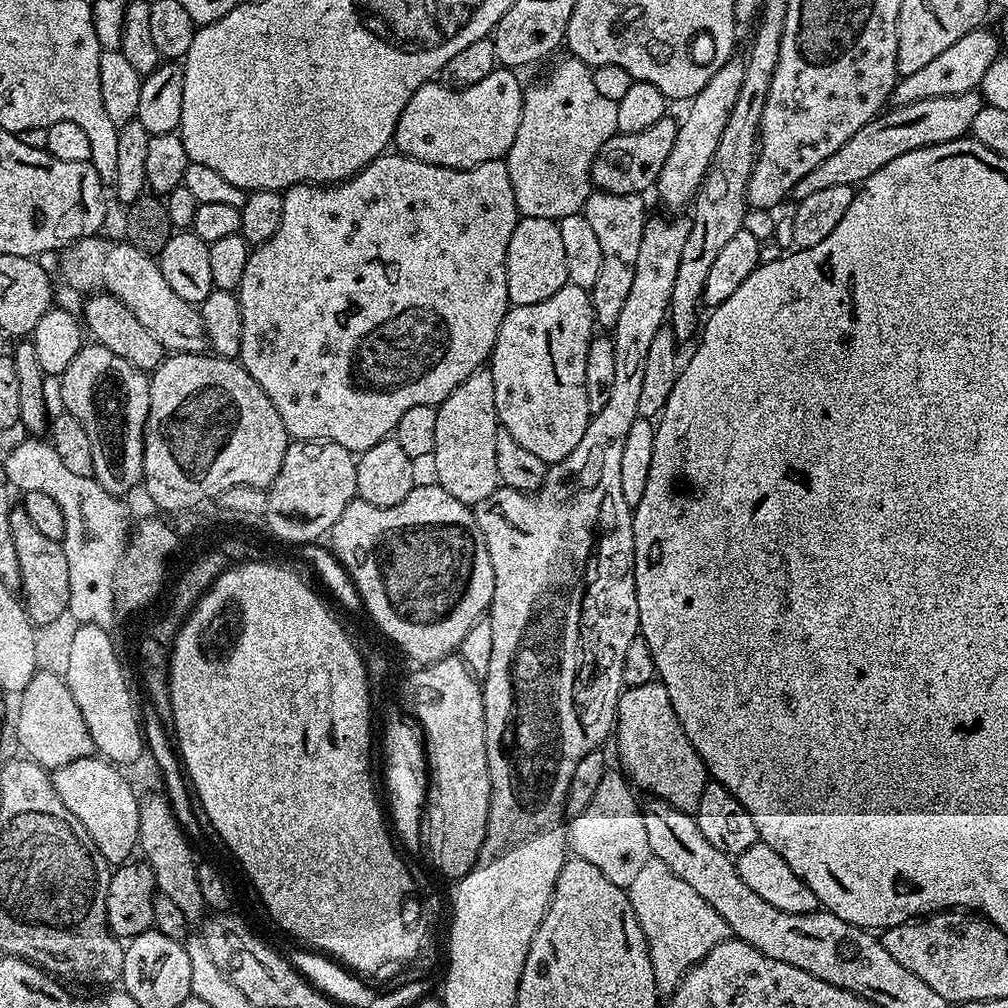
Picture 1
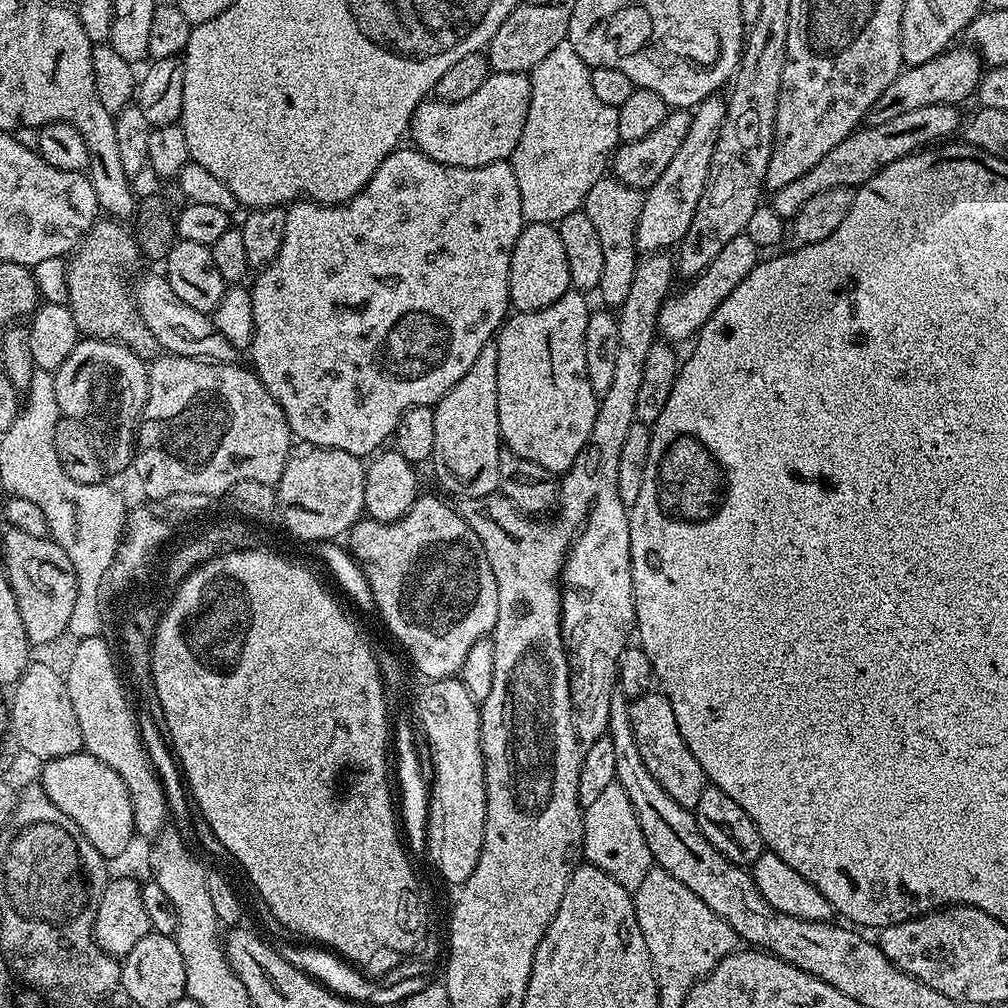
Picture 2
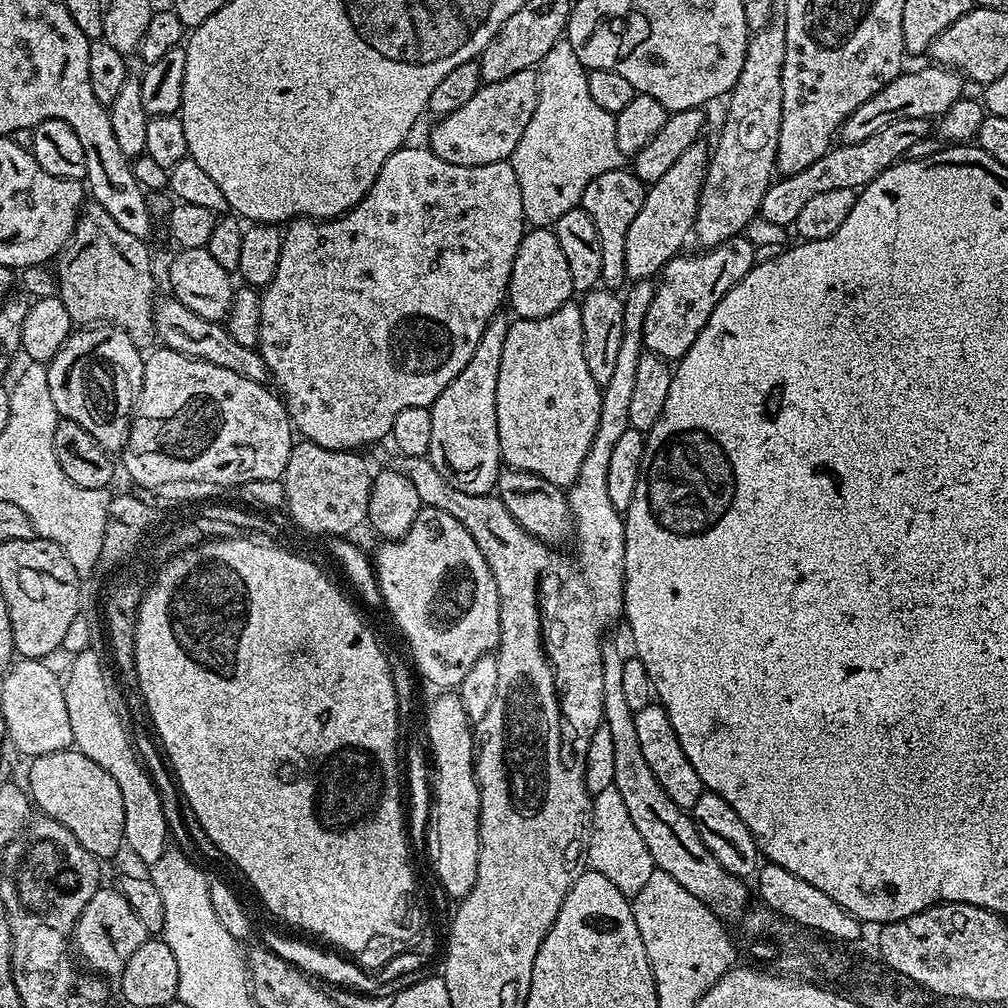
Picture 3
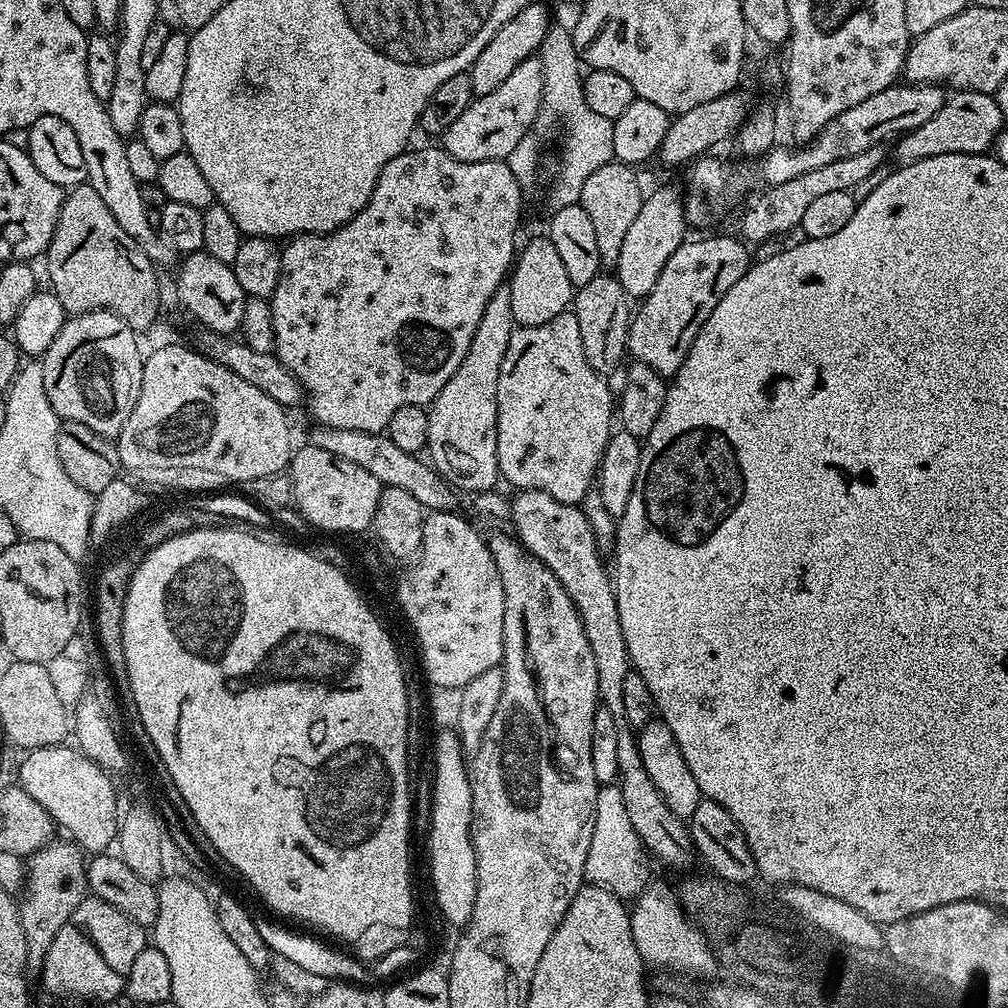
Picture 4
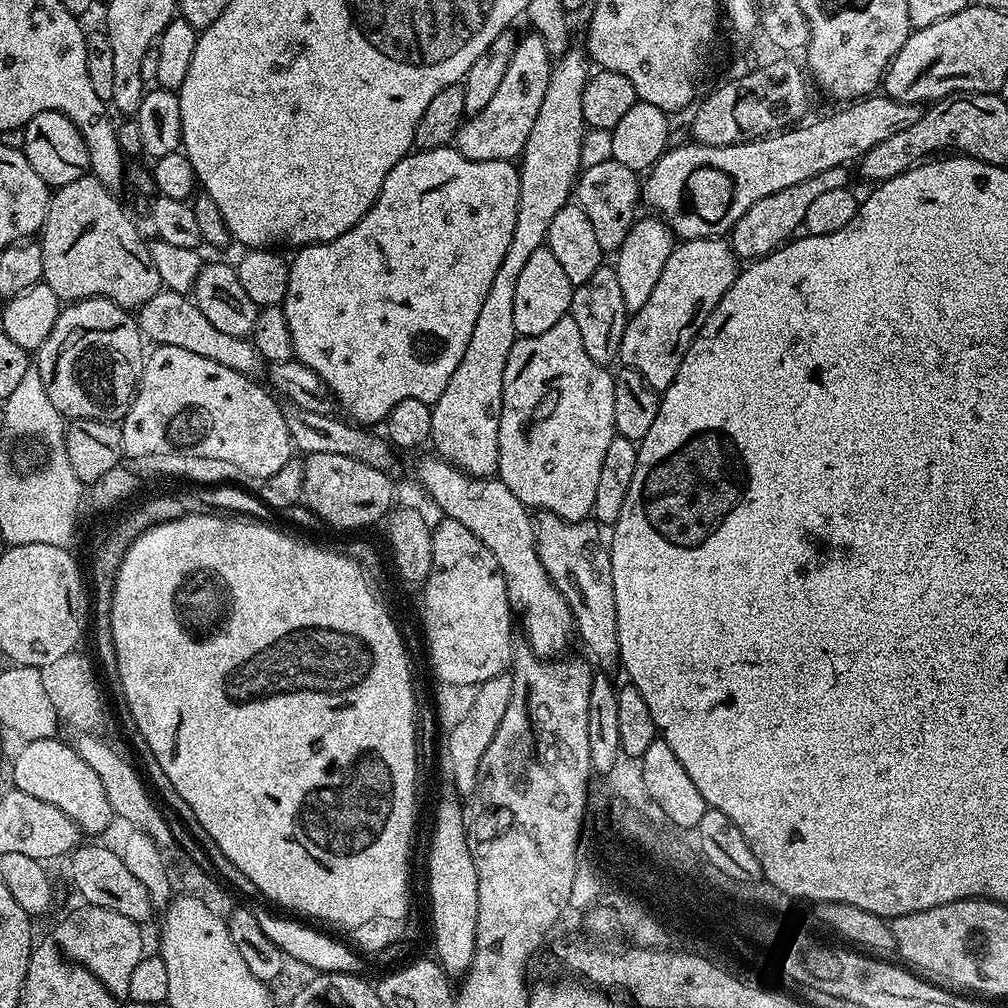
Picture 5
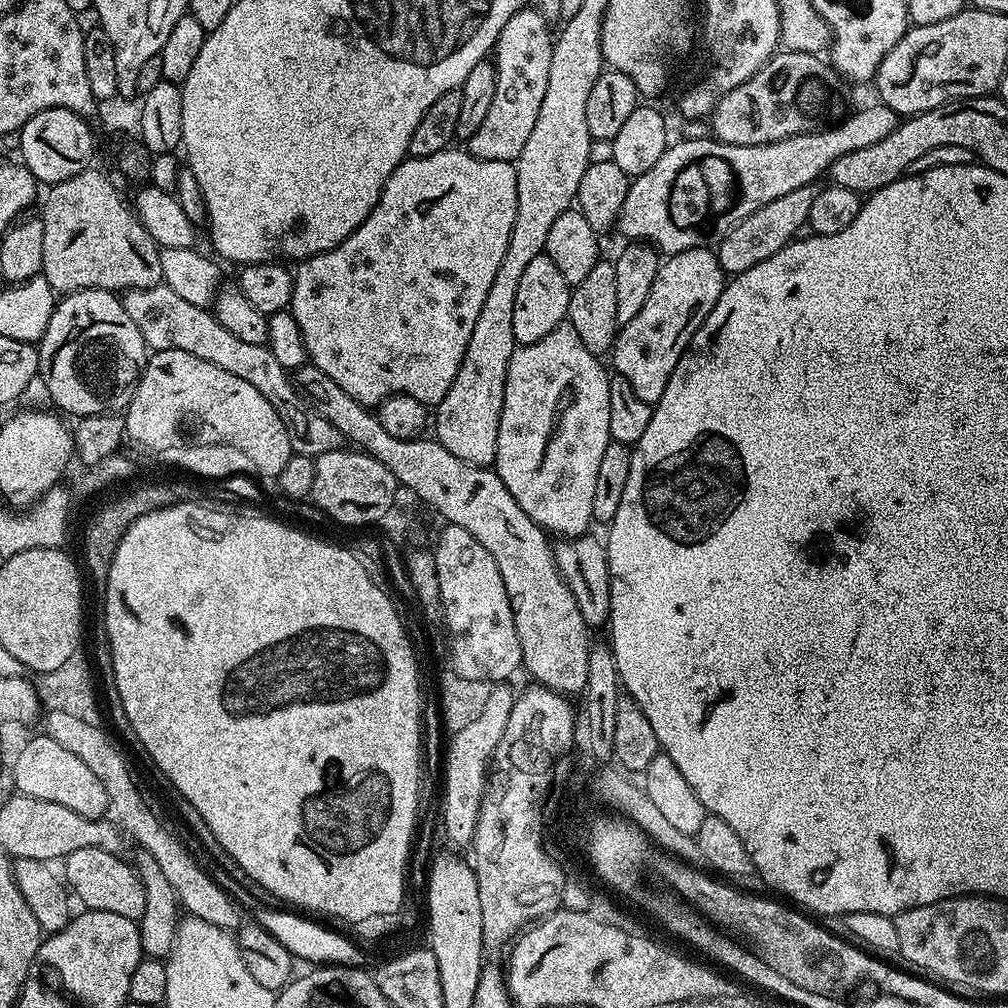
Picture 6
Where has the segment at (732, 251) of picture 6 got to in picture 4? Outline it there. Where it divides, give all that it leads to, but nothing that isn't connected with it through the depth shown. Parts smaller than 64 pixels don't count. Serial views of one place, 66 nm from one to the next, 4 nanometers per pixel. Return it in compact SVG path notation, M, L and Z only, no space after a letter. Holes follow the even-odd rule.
M880 146L862 150L862 154L853 154L851 158L838 158L838 162L829 162L818 170L806 170L806 174L798 174L798 178L790 178L790 182L765 187L765 192L745 210L744 217L740 220L739 235L749 245L755 246L771 236L784 236L792 231L795 233L802 222L802 214L806 214L810 207L810 202L838 190L852 192L859 184L867 185L884 160L884 150Z

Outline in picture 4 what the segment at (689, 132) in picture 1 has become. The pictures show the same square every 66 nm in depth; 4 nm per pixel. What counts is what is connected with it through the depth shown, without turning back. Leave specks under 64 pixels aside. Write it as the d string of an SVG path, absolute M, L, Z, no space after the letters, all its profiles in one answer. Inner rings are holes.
M679 187L656 188L645 195L642 210L638 210L638 218L634 218L622 242L622 251L618 253L614 269L616 280L629 298L643 298L650 294L650 290L654 290L654 282L658 282L662 266L666 266L670 254L674 254L674 250L684 243L684 231L689 231L689 228L684 218L684 198Z

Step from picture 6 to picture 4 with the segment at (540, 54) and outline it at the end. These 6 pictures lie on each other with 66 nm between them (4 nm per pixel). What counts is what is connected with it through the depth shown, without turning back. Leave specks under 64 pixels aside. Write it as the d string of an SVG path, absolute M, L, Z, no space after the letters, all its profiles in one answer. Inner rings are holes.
M539 55L531 56L529 60L519 64L515 68L514 74L510 74L510 78L506 78L506 82L499 84L491 94L475 97L472 104L466 106L466 110L462 110L461 116L443 134L442 147L444 151L449 152L452 157L462 162L507 161L514 146L518 146L518 142L522 142L522 138L533 131L532 123L538 120L541 115L543 81L542 62Z

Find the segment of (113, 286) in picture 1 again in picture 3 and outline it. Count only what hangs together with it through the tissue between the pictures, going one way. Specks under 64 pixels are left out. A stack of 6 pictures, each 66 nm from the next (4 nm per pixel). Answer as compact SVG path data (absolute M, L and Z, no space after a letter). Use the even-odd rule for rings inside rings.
M171 294L165 296L165 300L160 298L155 301L152 314L156 323L156 335L163 347L193 356L196 360L214 362L214 366L223 366L225 370L234 370L234 374L242 374L242 378L250 378L250 382L262 385L269 383L268 367L259 350L240 345L238 338L230 335L223 323L194 314L194 310L182 306L182 302L178 302Z

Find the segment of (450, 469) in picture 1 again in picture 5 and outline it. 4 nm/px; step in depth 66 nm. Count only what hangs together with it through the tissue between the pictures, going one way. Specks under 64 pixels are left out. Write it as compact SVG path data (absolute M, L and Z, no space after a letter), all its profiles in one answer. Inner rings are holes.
M569 47L563 56L552 65L550 82L546 86L546 98L542 98L542 110L534 118L534 130L526 138L526 146L518 157L520 193L518 214L514 218L514 238L494 283L482 302L478 322L474 322L474 334L458 370L450 374L446 390L432 405L432 439L435 455L447 464L453 464L468 476L492 478L497 475L498 426L502 414L502 374L506 370L506 358L510 358L510 346L517 340L514 330L514 290L518 278L530 254L545 247L550 222L558 210L573 199L576 181L582 171L580 159L586 125L582 114L582 90L590 75L590 61L583 47Z

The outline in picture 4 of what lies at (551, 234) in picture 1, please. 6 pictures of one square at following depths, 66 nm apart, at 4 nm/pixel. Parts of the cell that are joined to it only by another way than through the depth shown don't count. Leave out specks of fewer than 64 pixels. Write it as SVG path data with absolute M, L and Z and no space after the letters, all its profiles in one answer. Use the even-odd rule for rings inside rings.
M547 238L532 240L525 248L523 245L519 249L507 286L510 290L510 310L514 310L514 322L521 328L542 326L542 322L558 318L558 314L569 311L574 295L566 266L560 261L558 250L554 250L554 242Z

